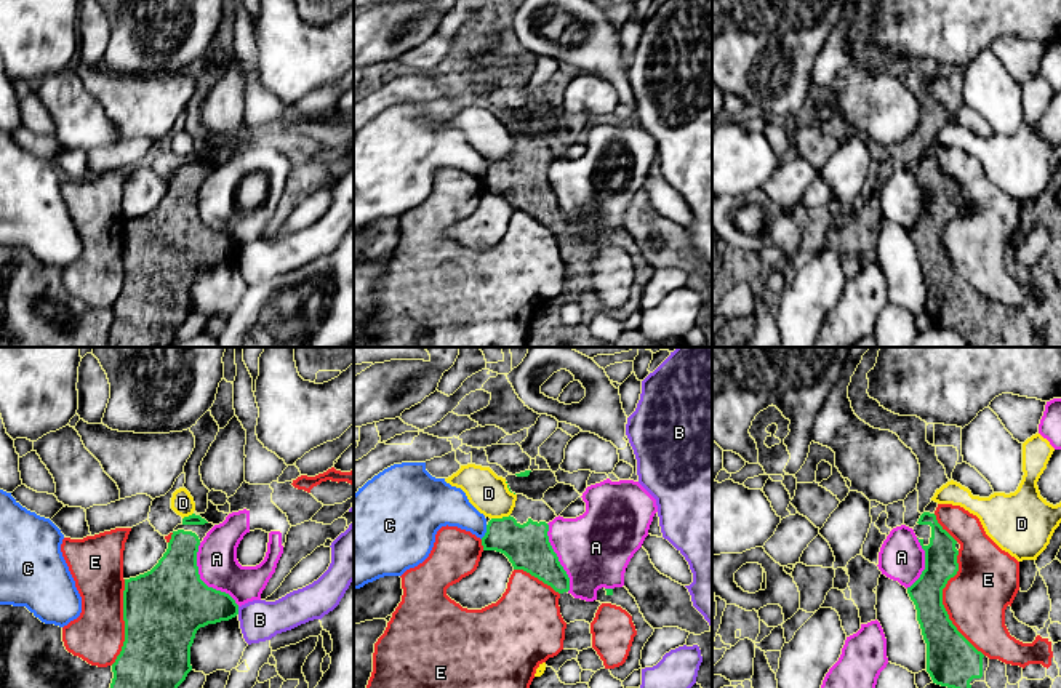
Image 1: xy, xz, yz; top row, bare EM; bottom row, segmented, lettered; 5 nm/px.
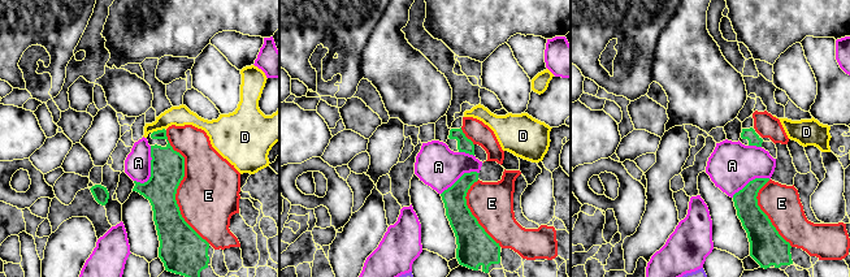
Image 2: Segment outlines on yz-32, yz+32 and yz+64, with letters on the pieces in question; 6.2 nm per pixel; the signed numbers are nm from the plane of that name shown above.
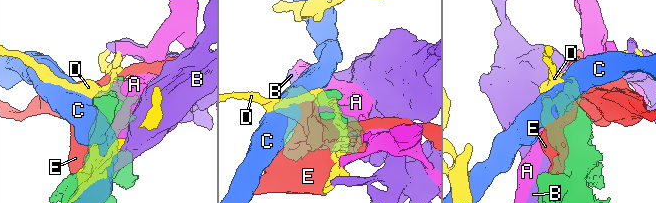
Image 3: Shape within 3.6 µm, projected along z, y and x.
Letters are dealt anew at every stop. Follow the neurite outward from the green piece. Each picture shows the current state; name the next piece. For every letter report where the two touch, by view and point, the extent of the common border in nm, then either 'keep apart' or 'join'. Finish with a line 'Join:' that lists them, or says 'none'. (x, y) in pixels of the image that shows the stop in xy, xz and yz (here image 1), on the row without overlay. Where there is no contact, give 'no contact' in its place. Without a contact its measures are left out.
A: xy (200, 221) | 380 nm | keep apart
B: xy (237, 252) | 40 nm | keep apart
C: xz (487, 173) | 80 nm | keep apart
D: xz (500, 160) | 100 nm | keep apart
E: yz (941, 245) | 550 nm | keep apart
Join: none

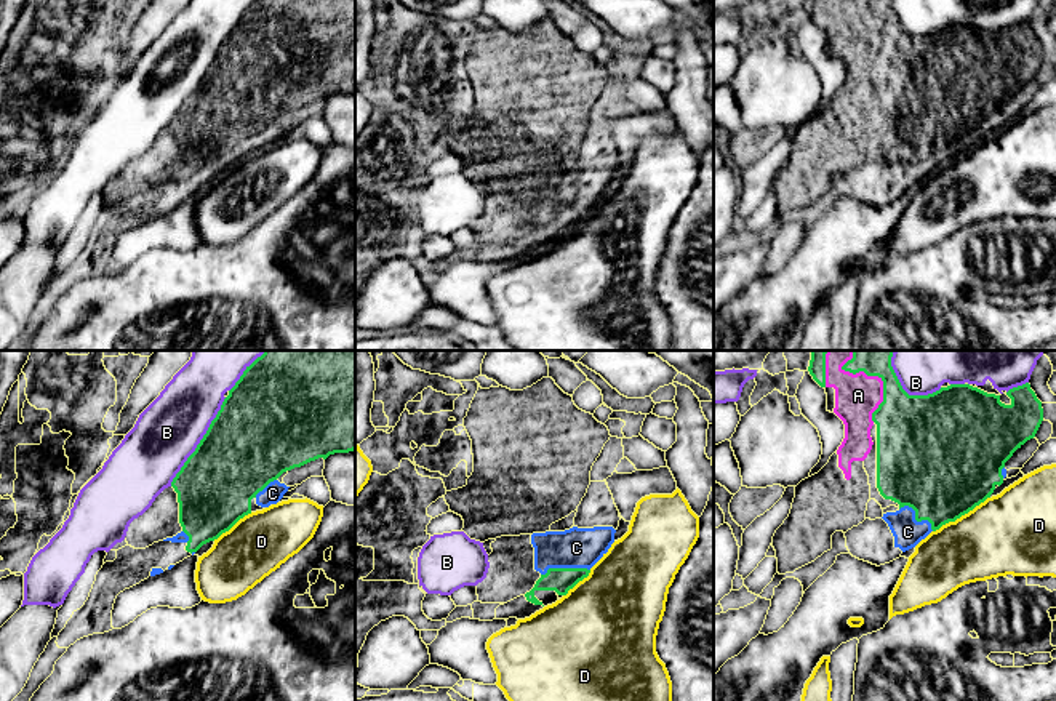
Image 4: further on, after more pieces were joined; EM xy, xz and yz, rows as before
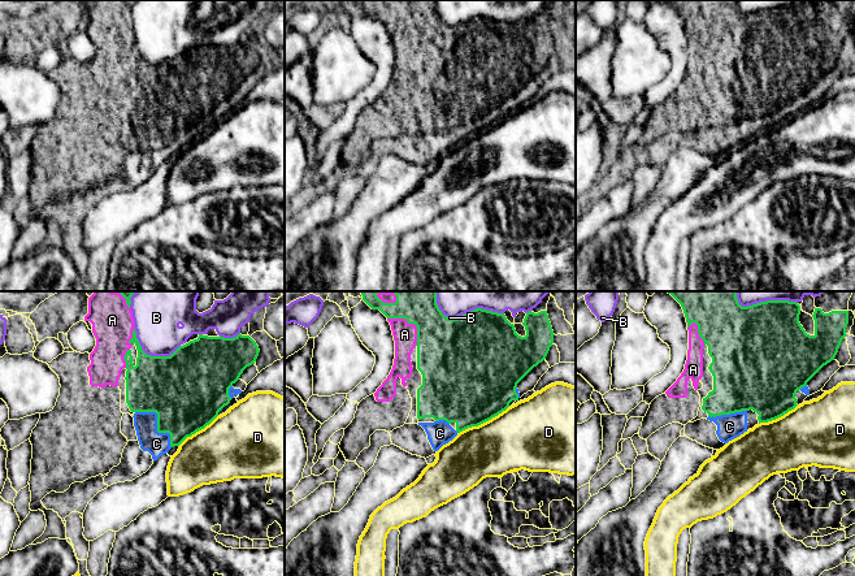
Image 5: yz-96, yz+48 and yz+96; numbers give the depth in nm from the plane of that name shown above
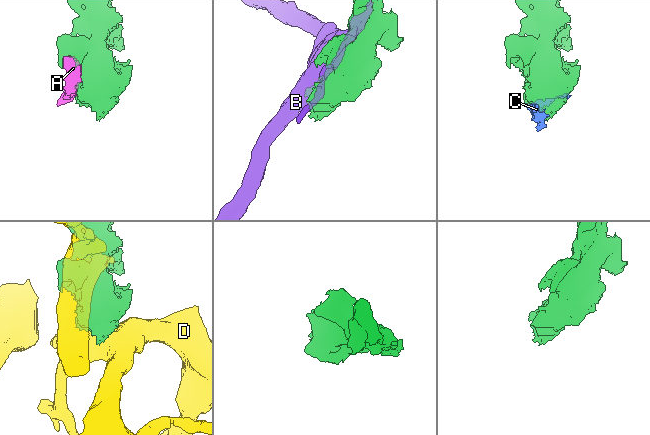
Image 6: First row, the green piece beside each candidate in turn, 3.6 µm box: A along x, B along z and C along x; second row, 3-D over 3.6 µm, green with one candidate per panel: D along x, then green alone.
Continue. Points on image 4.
A: yz (879, 18) | 340 nm | join
B: xy (200, 84) | 550 nm | keep apart
C: xz (565, 210) | 260 nm | join
D: yz (960, 157) | 340 nm | keep apart
Join: A, C

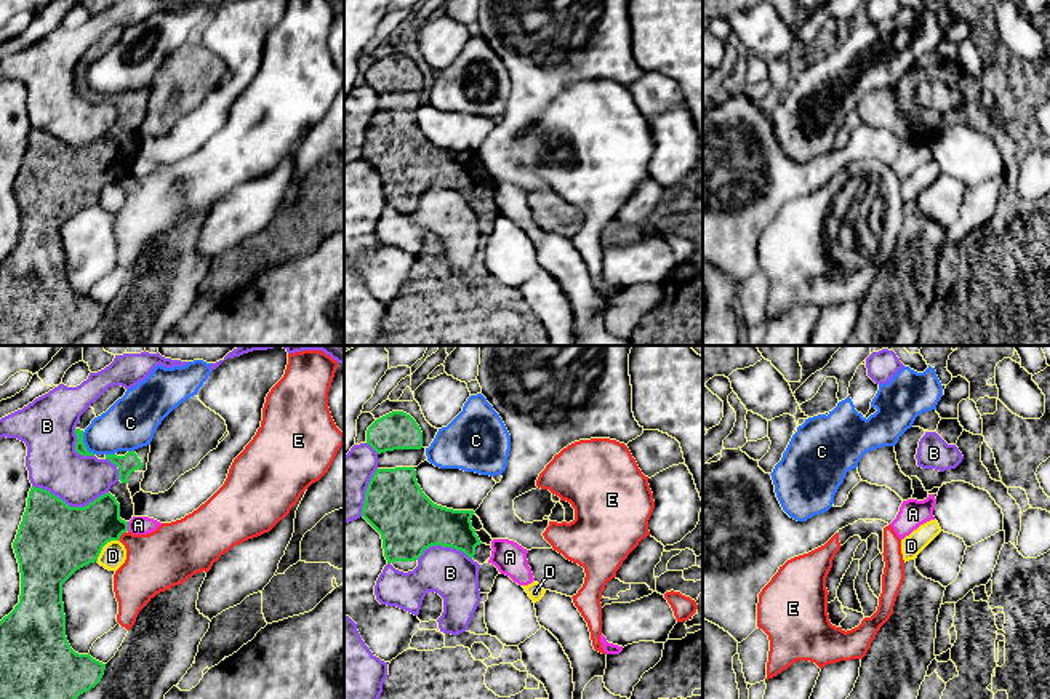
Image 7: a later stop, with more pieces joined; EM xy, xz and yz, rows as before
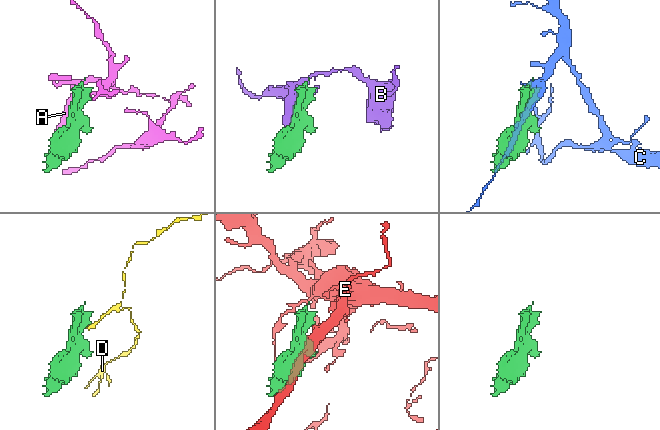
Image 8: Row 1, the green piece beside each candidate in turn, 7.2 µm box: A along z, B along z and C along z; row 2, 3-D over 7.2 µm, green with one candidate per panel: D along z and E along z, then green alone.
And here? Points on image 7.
A: xy (127, 168) | 50 nm | keep apart
B: xy (69, 147) | 380 nm | keep apart
C: xy (84, 85) | 130 nm | keep apart
D: xy (103, 187) | 160 nm | keep apart
E: xy (120, 176) | 60 nm | keep apart
Join: none

